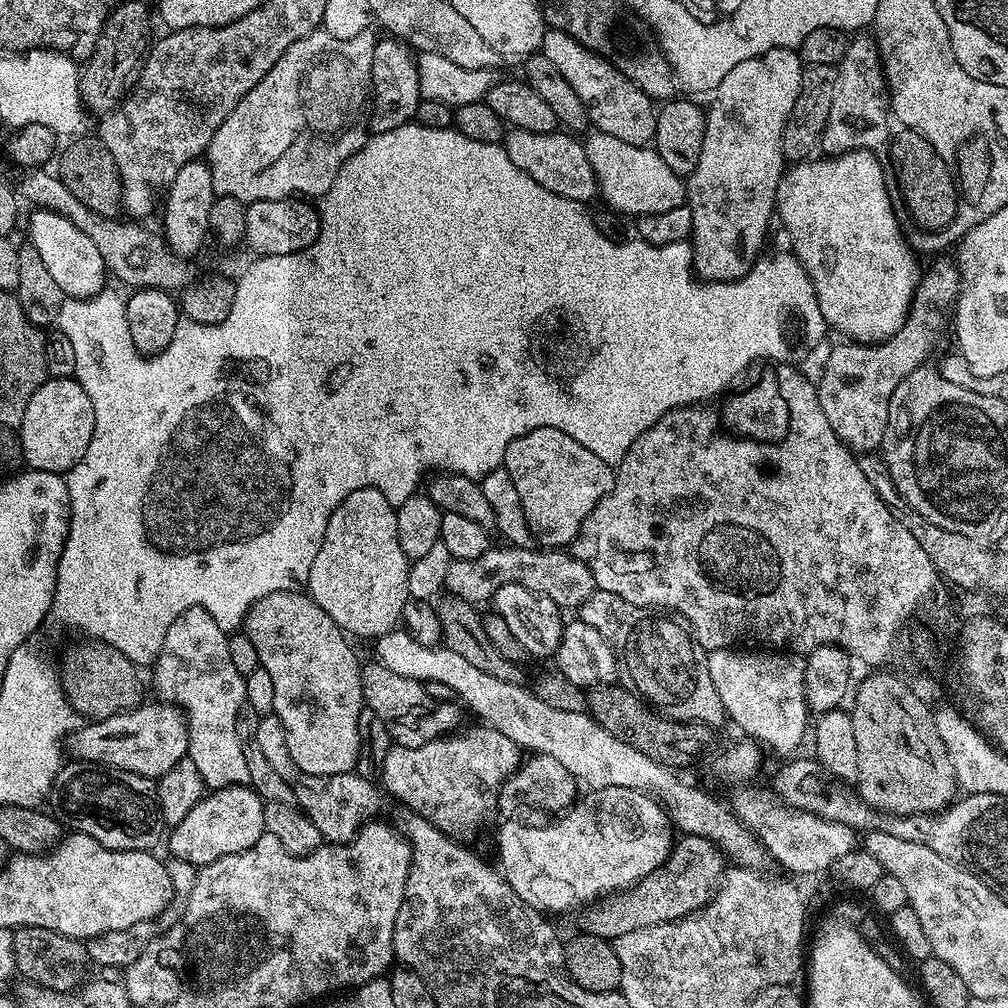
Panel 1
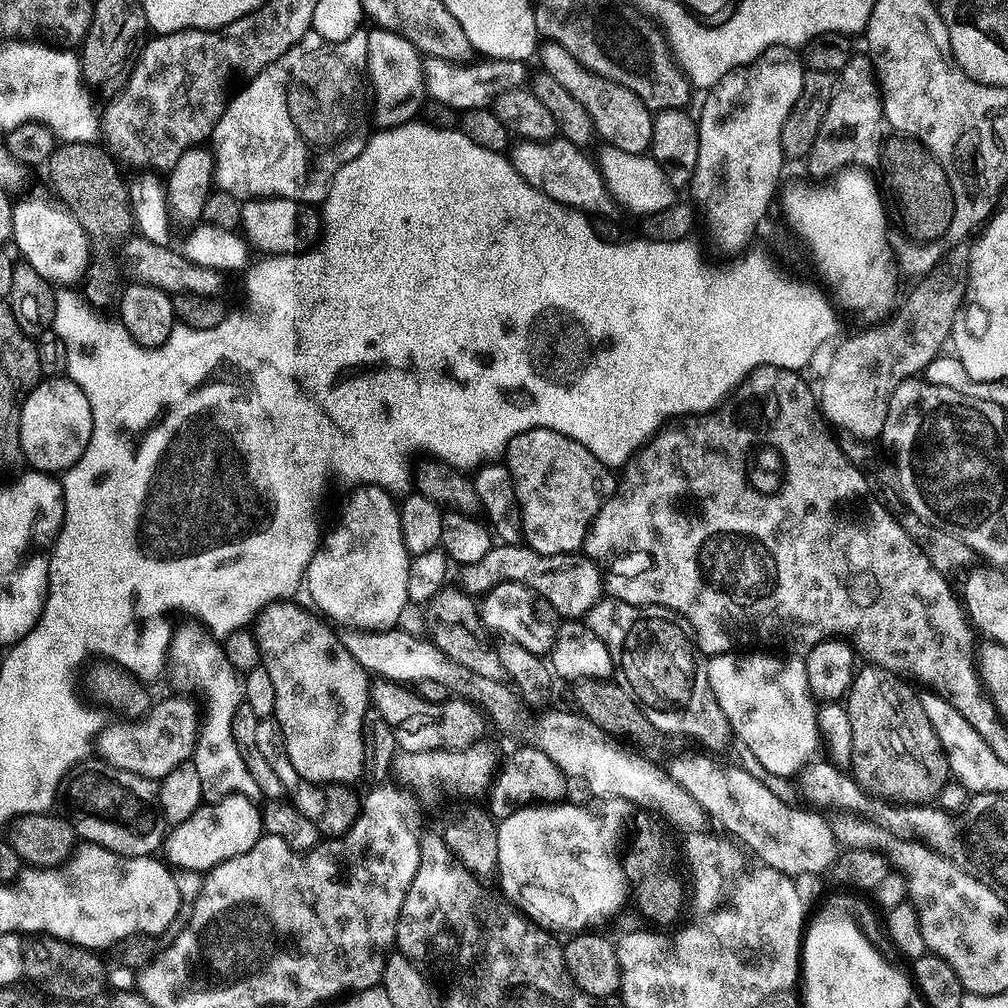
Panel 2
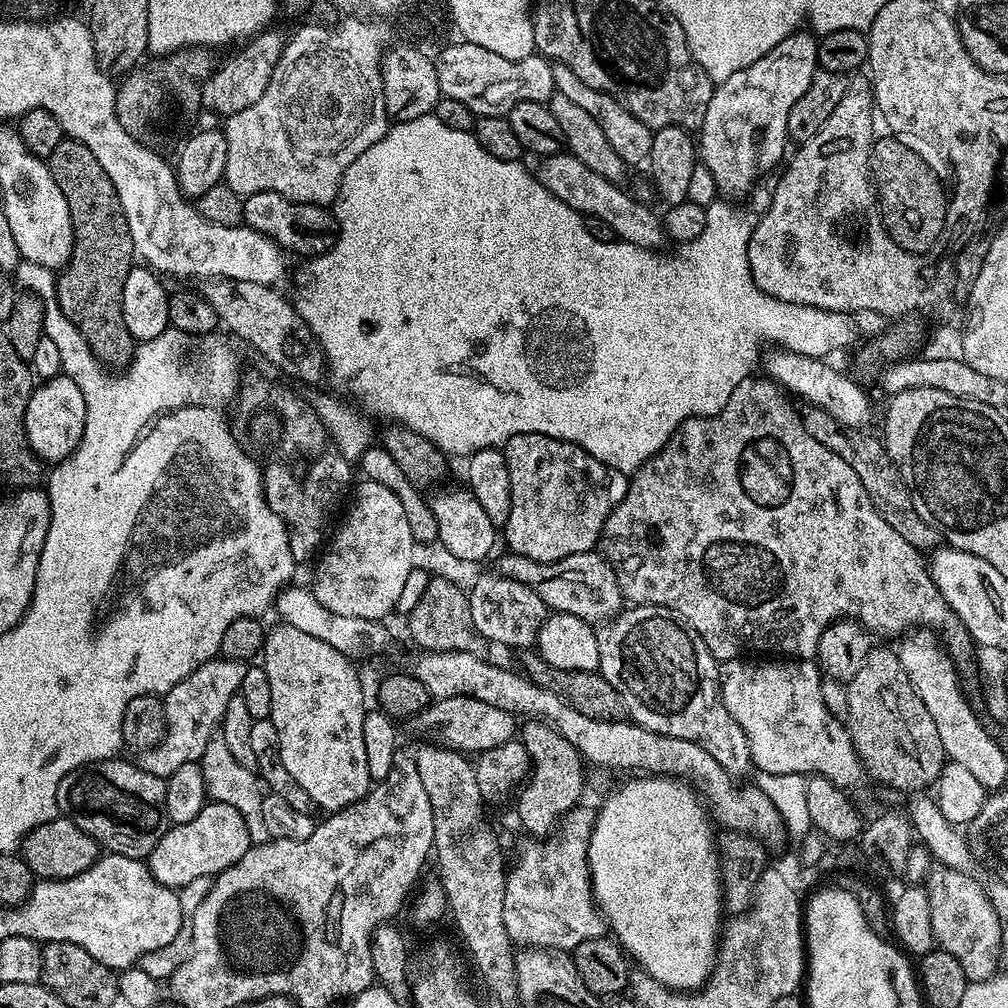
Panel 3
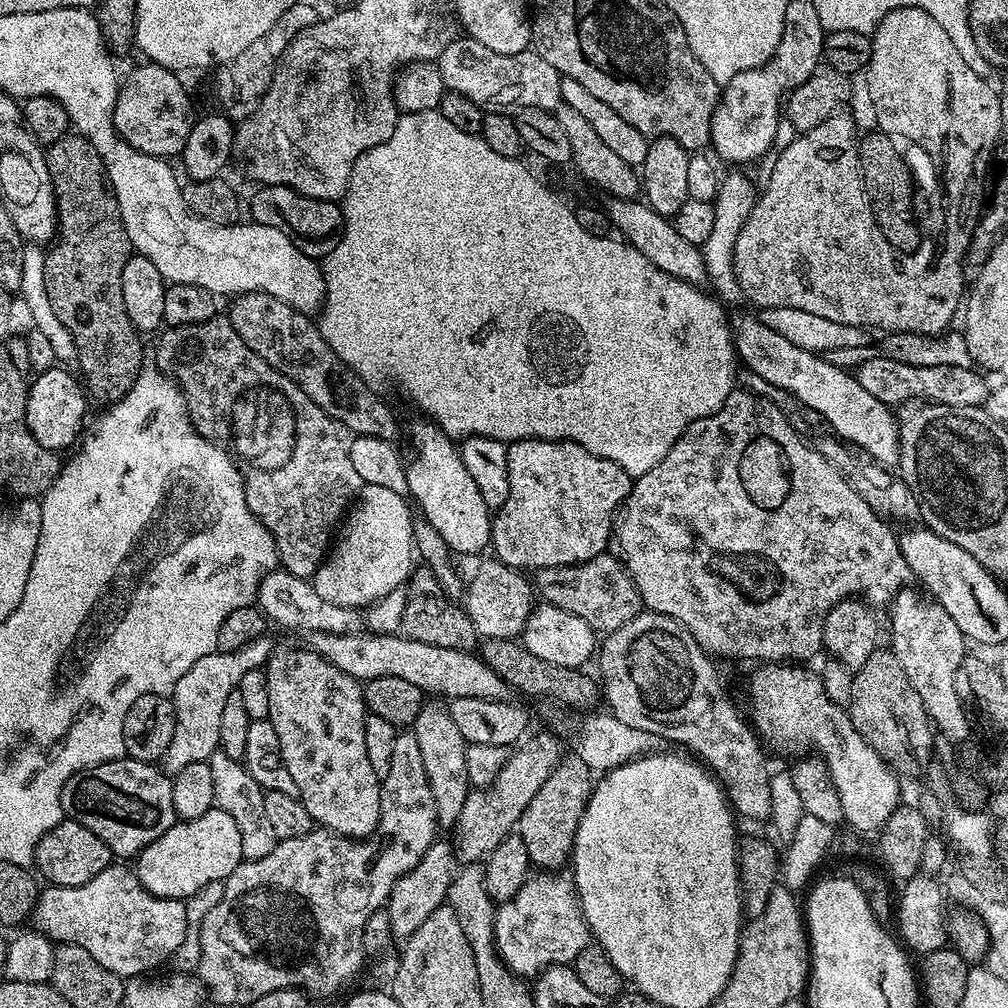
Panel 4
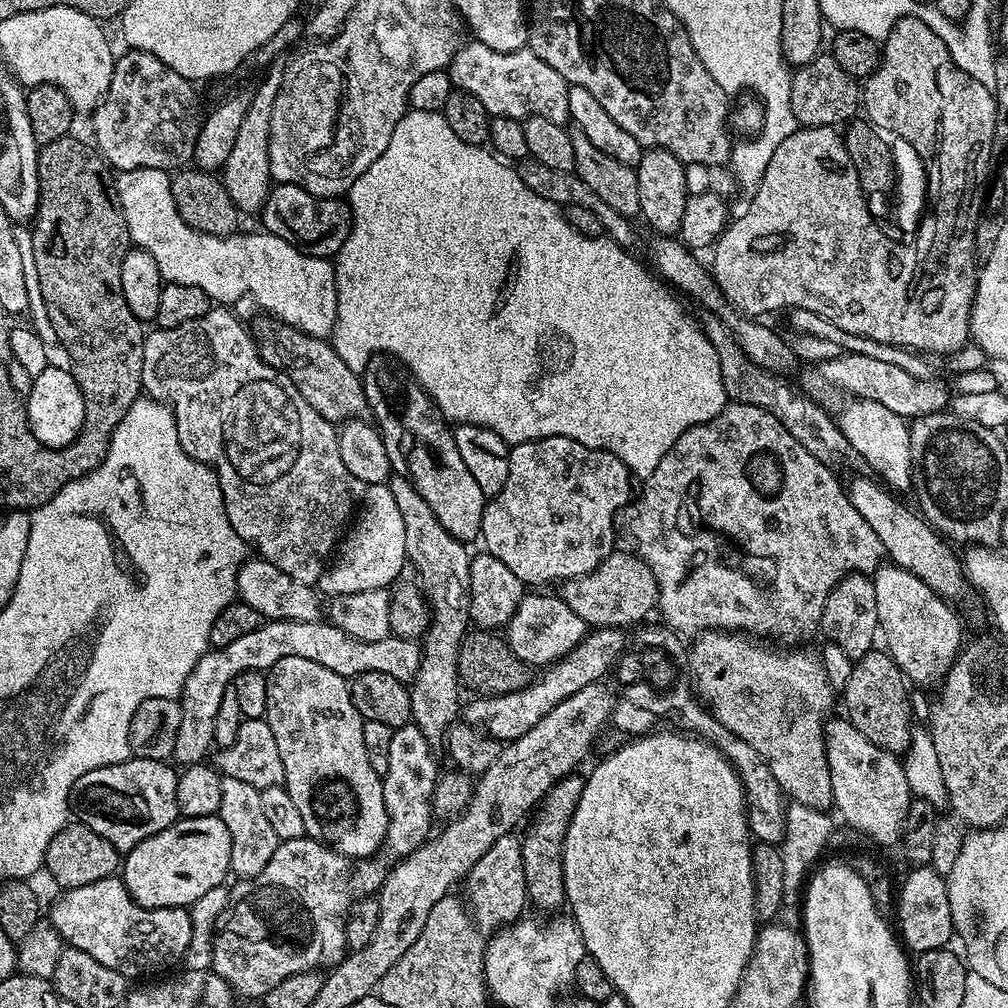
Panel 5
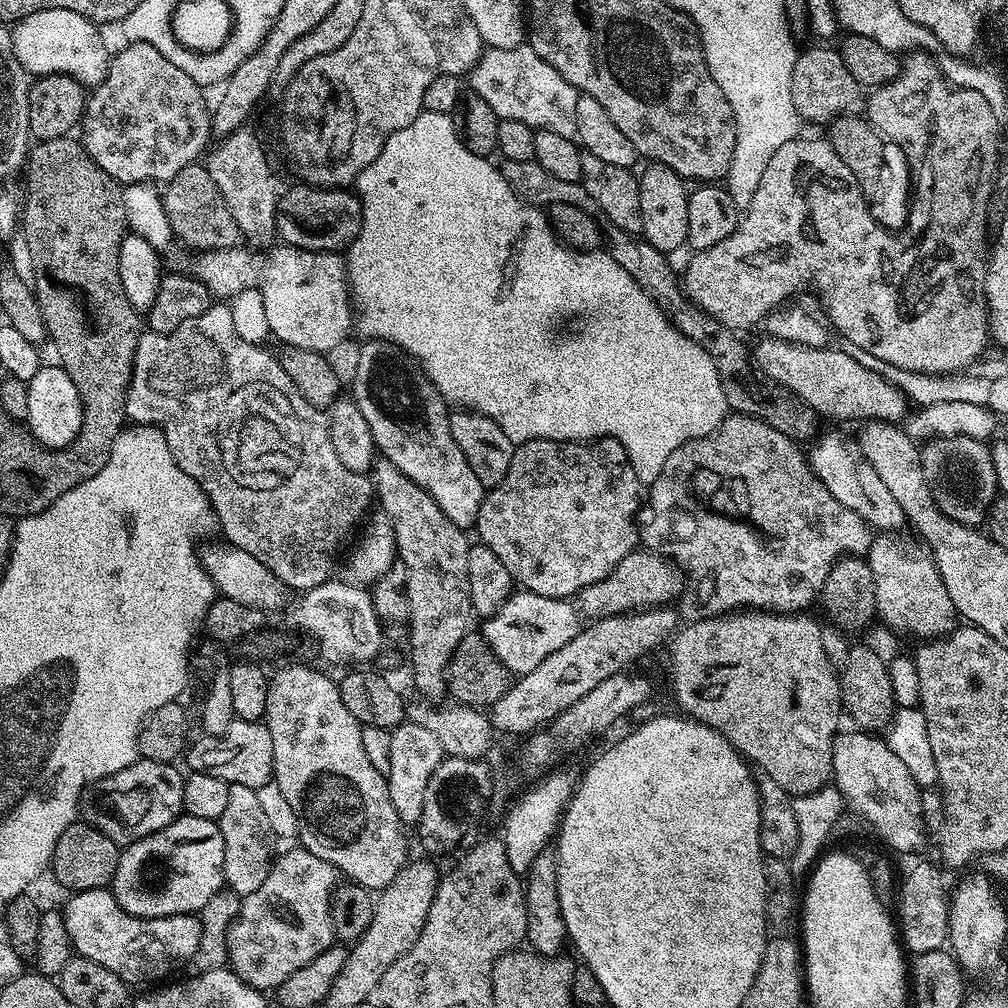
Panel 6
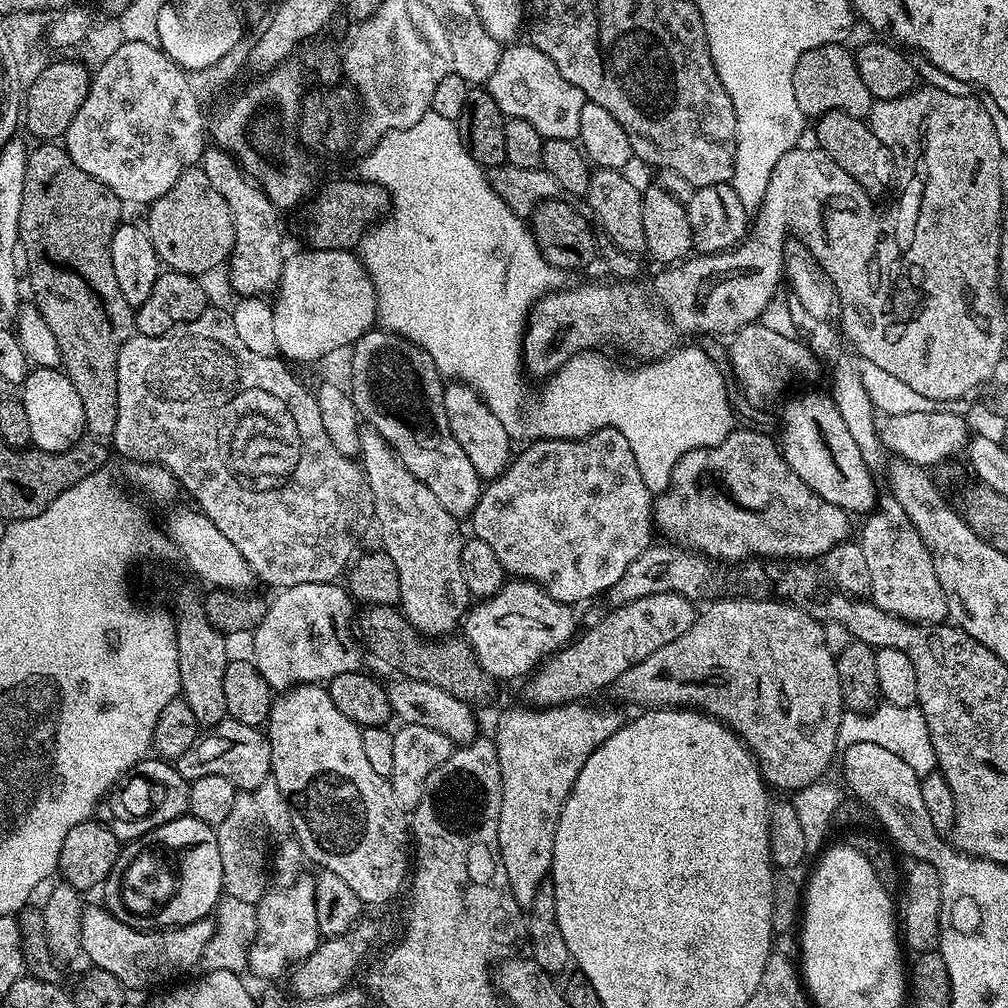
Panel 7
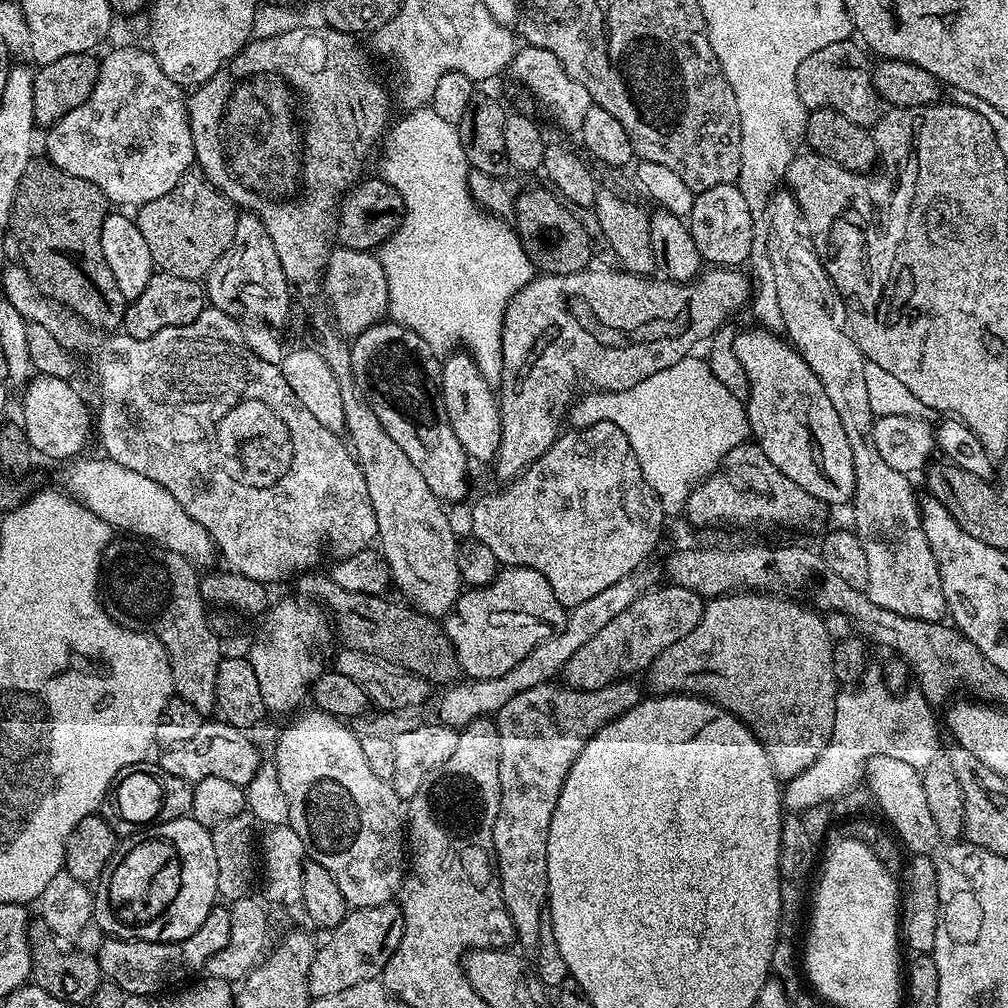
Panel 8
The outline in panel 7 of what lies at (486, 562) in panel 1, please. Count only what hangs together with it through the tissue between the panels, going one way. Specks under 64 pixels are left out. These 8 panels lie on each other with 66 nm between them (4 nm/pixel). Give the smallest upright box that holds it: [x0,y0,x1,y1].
[606,542,728,606]

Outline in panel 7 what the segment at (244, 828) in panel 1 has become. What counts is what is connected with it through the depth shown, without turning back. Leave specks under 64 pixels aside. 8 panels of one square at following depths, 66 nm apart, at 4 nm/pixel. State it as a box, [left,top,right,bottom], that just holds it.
[102,814,224,930]

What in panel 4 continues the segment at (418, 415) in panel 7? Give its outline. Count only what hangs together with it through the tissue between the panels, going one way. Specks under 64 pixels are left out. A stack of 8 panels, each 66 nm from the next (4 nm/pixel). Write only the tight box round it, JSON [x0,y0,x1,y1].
[406,418,493,556]

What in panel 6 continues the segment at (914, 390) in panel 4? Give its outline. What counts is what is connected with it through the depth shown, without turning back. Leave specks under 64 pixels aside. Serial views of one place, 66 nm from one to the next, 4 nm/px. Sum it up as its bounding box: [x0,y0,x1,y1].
[750,334,910,422]

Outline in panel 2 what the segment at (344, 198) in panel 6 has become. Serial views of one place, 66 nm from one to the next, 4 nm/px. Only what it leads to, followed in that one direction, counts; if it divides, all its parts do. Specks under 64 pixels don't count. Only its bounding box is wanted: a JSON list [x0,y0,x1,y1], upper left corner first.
[240,196,322,256]

